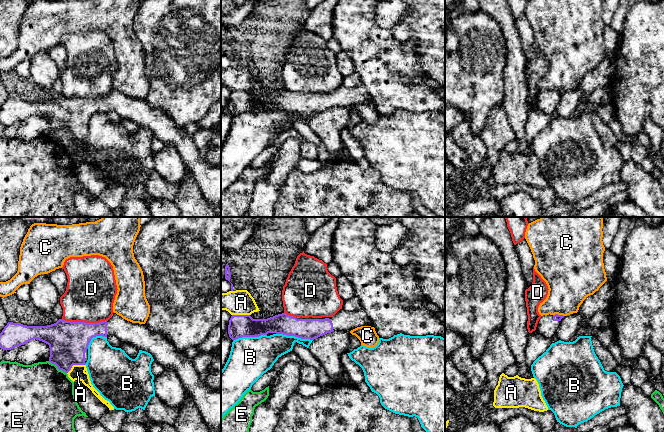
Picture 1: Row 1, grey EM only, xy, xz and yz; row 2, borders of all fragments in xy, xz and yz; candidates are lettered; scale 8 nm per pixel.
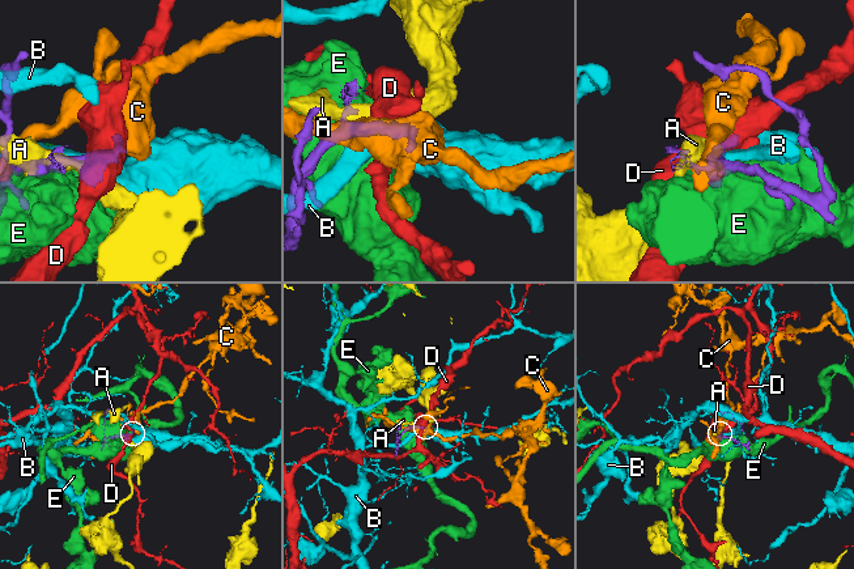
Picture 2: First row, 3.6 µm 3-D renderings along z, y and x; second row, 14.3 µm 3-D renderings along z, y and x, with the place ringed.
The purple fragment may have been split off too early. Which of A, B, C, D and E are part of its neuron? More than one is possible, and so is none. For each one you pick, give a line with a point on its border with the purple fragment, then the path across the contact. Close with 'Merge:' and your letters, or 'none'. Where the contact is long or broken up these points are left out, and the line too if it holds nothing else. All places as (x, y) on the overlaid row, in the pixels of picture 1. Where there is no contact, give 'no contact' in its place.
Merge: none

